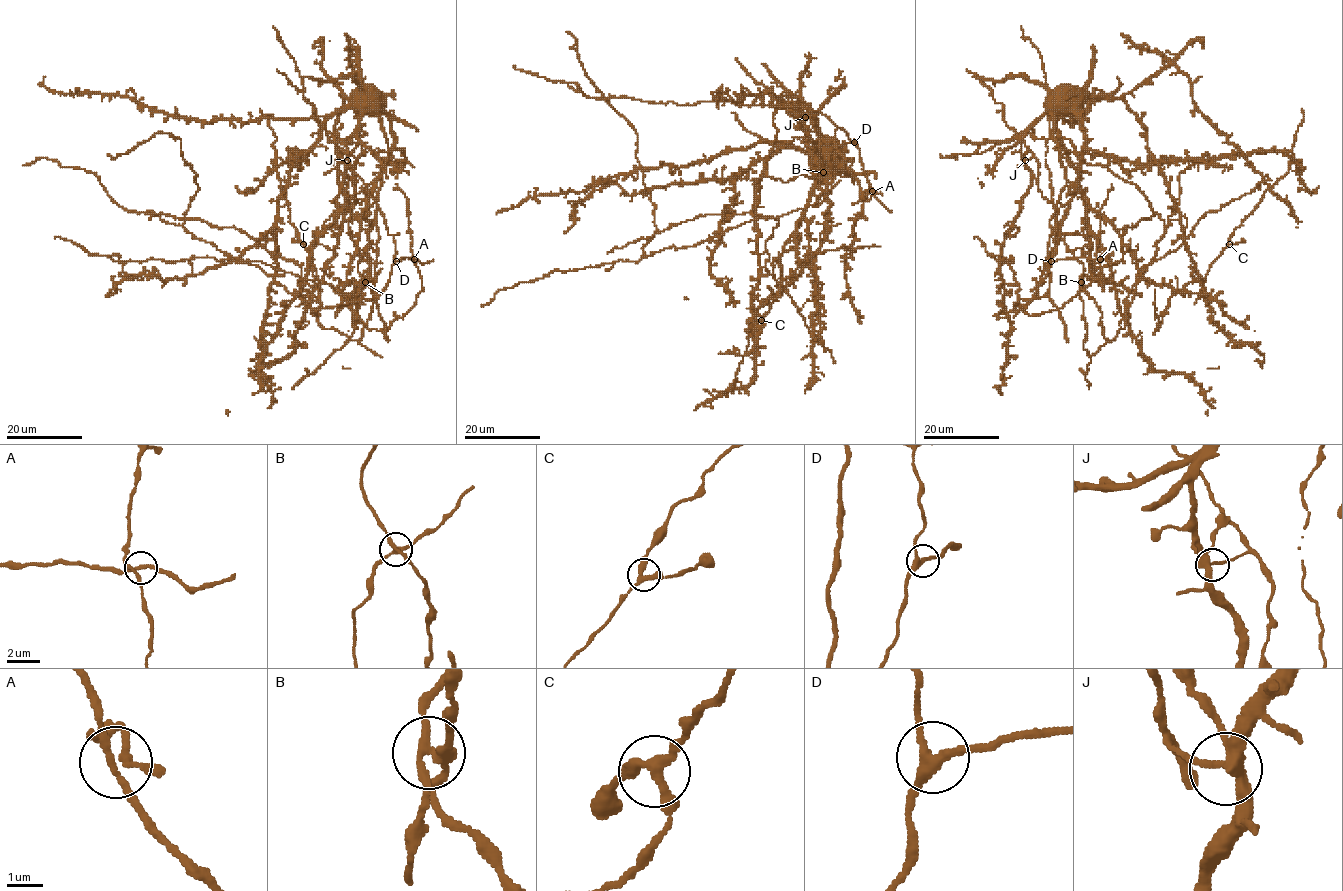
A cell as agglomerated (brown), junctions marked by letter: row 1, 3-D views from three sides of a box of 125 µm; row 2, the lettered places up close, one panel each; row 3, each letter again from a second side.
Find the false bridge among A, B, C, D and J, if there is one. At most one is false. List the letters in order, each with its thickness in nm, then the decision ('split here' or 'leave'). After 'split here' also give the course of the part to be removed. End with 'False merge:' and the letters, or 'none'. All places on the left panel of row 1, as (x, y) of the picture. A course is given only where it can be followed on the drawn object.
A: calibre 180 nm; leave
B: calibre 280 nm; split here; course (365, 282), (355, 297), (356, 323), (352, 337), (291, 389)
C: calibre 280 nm; leave
D: calibre 280 nm; leave
J: calibre 360 nm; leave
False merge: B

